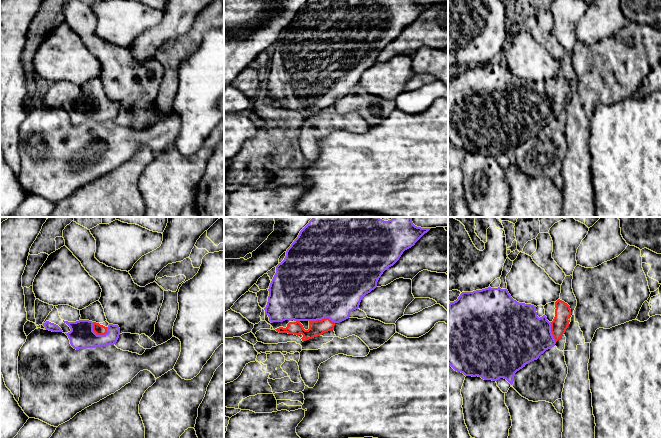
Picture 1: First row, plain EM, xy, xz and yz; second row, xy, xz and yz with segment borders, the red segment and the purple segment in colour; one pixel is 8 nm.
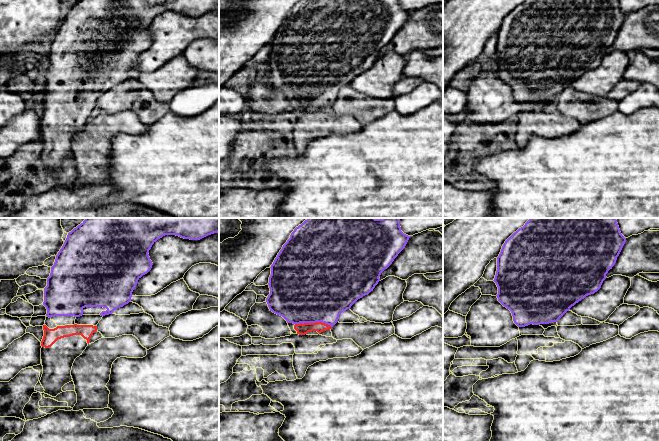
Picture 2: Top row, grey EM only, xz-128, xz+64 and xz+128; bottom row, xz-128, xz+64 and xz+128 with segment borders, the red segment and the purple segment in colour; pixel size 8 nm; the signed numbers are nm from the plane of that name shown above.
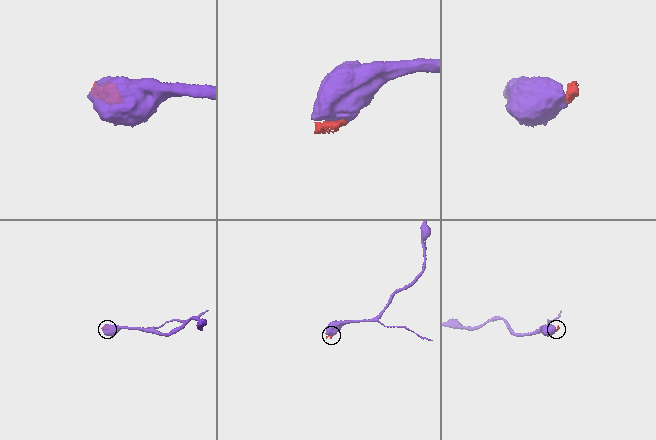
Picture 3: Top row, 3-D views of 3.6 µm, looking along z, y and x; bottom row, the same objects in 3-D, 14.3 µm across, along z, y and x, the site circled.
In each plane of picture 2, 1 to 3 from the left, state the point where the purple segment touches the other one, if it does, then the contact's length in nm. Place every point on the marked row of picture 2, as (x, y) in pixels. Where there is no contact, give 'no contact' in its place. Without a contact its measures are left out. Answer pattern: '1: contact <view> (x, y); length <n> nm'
1: no contact
2: contact xz+64 (313, 323); length 300 nm
3: no contact

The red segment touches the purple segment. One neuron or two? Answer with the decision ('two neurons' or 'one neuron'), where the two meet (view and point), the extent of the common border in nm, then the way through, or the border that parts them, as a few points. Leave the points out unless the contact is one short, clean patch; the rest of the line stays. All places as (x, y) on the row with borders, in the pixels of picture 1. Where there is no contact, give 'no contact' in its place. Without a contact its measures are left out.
one neuron; meets red in xy at (96, 333); contact 150 nm long; runs through xy (99, 329), (96, 333), (83, 334), (81, 336)

